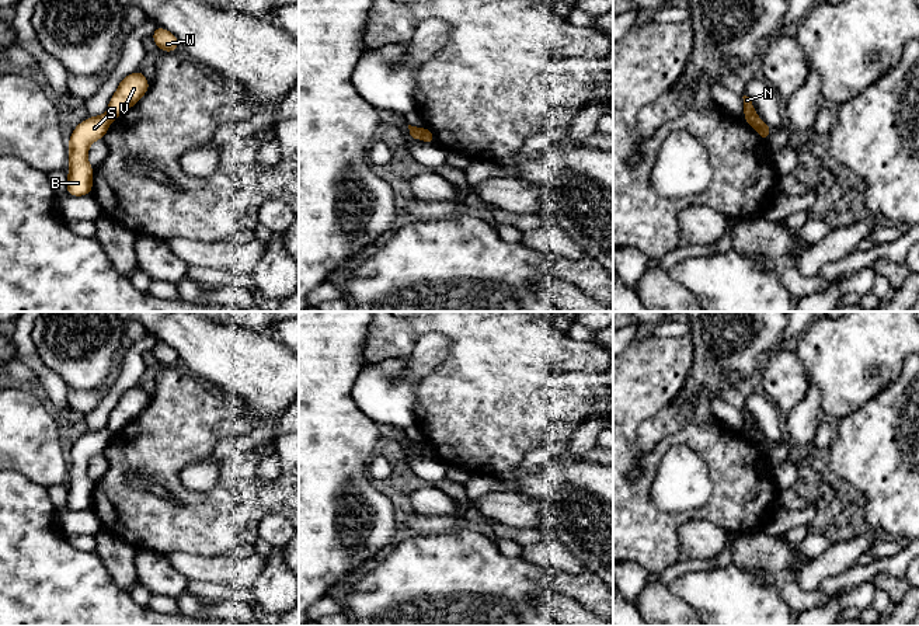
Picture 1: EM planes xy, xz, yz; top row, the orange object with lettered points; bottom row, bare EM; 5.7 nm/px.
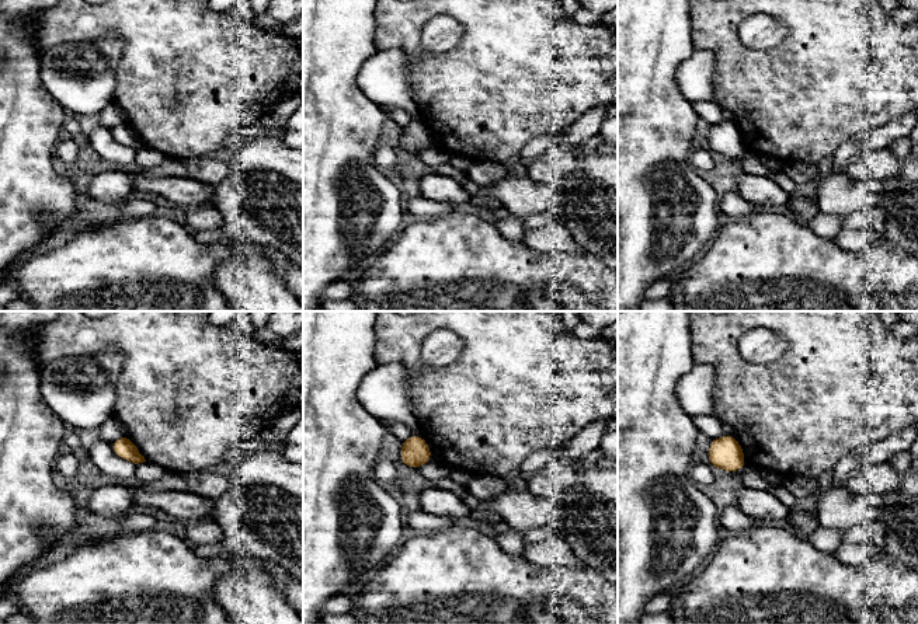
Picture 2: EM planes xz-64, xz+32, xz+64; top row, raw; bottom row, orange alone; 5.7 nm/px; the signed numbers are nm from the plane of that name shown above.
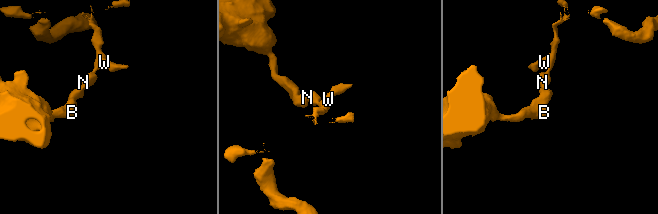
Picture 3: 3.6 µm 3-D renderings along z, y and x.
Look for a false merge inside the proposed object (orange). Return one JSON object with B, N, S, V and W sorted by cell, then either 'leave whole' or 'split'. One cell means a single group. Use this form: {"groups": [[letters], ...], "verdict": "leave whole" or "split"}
{"groups": [["B", "S"], ["N", "V", "W"]], "verdict": "split"}

